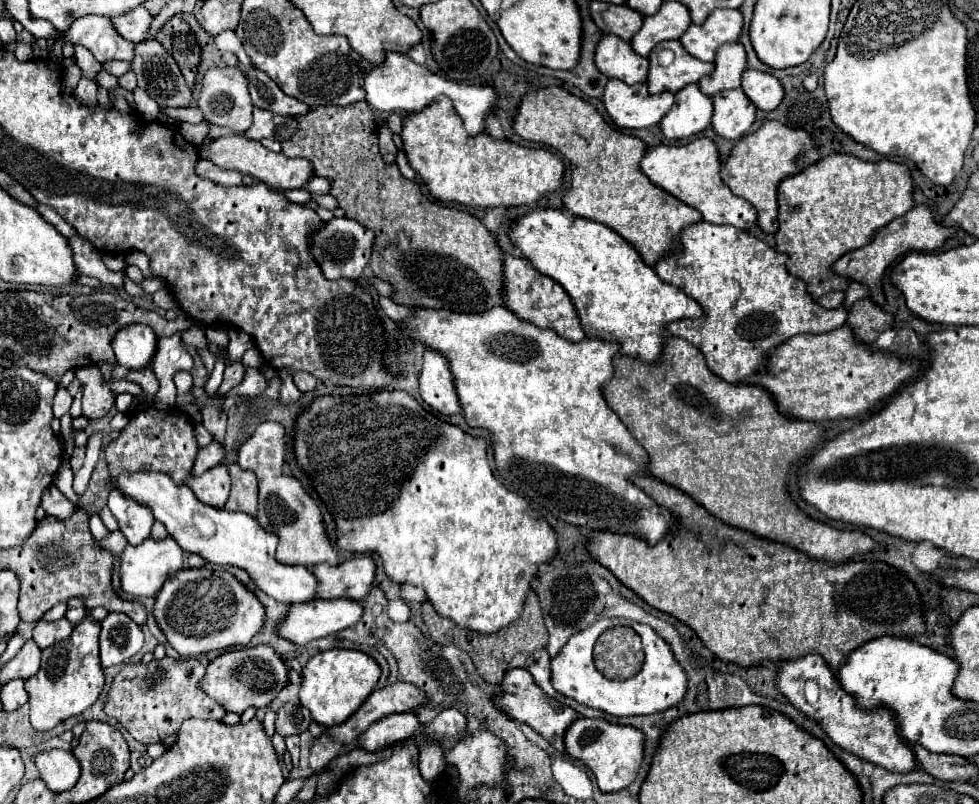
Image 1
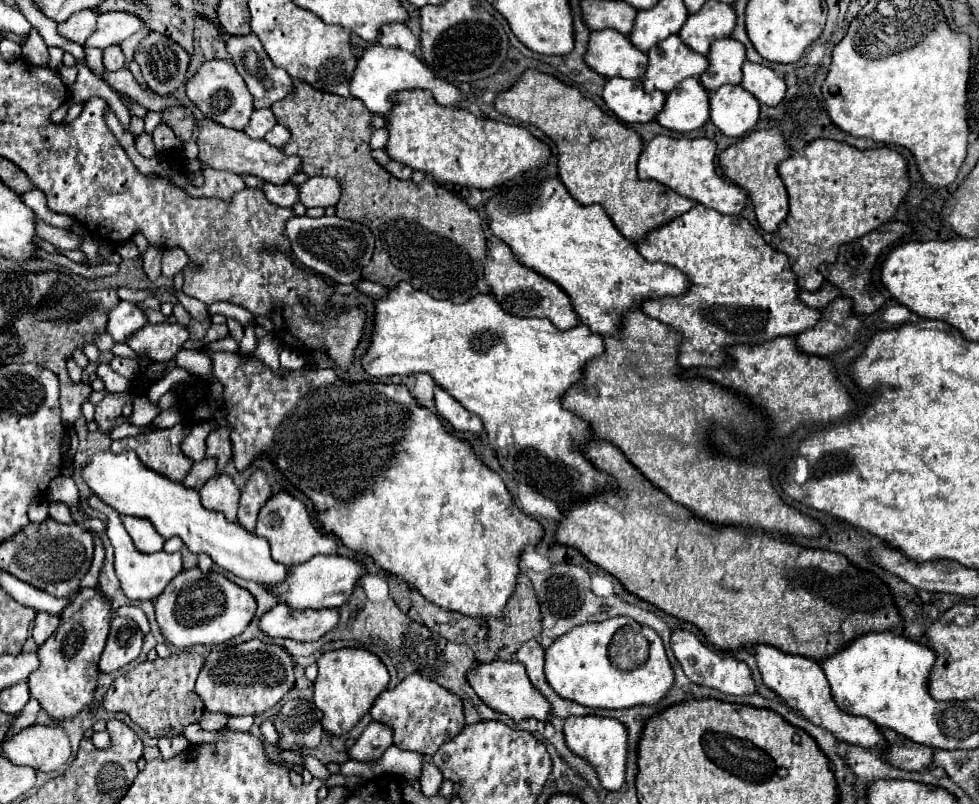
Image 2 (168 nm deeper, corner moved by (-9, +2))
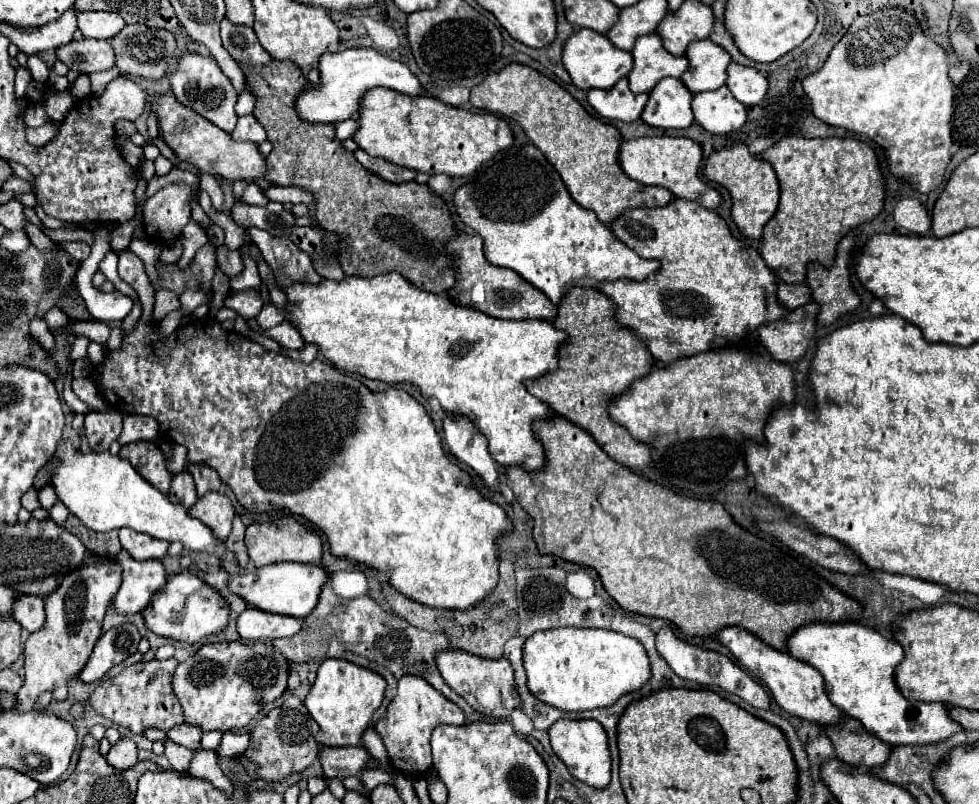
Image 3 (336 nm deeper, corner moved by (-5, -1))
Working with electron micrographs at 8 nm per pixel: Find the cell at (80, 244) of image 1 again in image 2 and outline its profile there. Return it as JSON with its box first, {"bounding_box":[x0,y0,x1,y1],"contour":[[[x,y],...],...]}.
{"bounding_box":[36,220,82,250],"contour":[[[36,220],[36,232],[42,240],[54,244],[58,250],[78,250],[82,244],[82,236],[74,234],[72,230],[62,230],[62,228],[54,228],[42,220]]]}

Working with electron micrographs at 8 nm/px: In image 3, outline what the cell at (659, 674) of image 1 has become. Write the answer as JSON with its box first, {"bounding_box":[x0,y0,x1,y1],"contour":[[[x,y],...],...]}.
{"bounding_box":[524,627,650,711],"contour":[[[578,627],[548,629],[526,637],[524,669],[528,691],[562,711],[608,707],[620,695],[640,689],[650,677],[648,655],[636,639],[608,629]]]}

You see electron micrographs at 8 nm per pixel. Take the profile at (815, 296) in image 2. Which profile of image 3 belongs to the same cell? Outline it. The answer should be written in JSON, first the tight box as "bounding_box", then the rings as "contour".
{"bounding_box":[776,281,810,309],"contour":[[[782,281],[776,283],[776,297],[788,309],[796,309],[810,299],[808,297],[808,287],[804,283],[802,285],[788,285],[788,283],[782,283]]]}

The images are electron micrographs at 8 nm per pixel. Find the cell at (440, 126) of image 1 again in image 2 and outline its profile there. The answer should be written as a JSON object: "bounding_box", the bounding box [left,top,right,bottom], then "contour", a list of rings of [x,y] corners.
{"bounding_box":[386,90,552,190],"contour":[[[412,90],[412,92],[400,92],[396,94],[396,108],[386,116],[388,118],[388,144],[386,152],[398,160],[408,164],[414,170],[422,170],[434,176],[438,184],[458,184],[466,188],[478,188],[478,190],[492,190],[498,188],[522,174],[538,174],[550,160],[552,152],[550,146],[538,138],[534,138],[526,128],[516,124],[504,124],[496,120],[480,120],[472,112],[464,108],[444,108],[436,104],[434,96],[424,90]]]}

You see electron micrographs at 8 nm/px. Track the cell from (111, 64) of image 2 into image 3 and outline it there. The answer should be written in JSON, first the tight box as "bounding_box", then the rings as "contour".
{"bounding_box":[56,39,114,75],"contour":[[[96,39],[70,41],[56,49],[56,57],[68,69],[86,75],[114,67],[114,51],[108,41],[96,41]]]}

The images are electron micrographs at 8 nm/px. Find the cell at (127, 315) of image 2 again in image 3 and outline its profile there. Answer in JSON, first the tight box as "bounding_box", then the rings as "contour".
{"bounding_box":[78,283,132,321],"contour":[[[90,283],[84,287],[78,287],[78,291],[80,291],[80,297],[84,299],[88,311],[100,321],[120,321],[132,309],[132,299],[120,291],[102,293],[98,287],[94,287]]]}

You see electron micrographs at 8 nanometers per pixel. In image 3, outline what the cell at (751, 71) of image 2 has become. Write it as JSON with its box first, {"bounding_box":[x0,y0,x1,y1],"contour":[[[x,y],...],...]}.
{"bounding_box":[726,63,768,105],"contour":[[[730,63],[726,77],[728,77],[726,79],[728,89],[744,105],[758,105],[768,91],[766,77],[760,75],[752,67],[742,67],[742,65]]]}

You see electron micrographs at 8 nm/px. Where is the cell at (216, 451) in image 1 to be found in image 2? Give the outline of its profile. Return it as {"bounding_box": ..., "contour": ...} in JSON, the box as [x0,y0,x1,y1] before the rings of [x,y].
{"bounding_box":[184,460,216,490],"contour":[[[200,460],[200,462],[194,462],[190,474],[184,478],[184,486],[188,488],[194,488],[194,490],[200,490],[204,486],[204,482],[208,478],[212,478],[216,474],[216,460]]]}

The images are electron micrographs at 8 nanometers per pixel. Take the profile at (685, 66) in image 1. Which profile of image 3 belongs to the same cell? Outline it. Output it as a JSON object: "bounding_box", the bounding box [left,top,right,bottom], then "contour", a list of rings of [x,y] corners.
{"bounding_box":[628,35,688,93],"contour":[[[642,35],[630,51],[634,65],[628,73],[632,93],[650,93],[652,87],[664,77],[680,77],[688,69],[686,57],[668,53],[658,35]]]}

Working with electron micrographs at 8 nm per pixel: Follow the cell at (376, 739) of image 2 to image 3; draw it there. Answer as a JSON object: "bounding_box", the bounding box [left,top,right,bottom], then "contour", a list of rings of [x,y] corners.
{"bounding_box":[318,747,370,779],"contour":[[[322,747],[318,759],[326,779],[344,779],[350,775],[358,775],[370,755],[362,747]]]}

